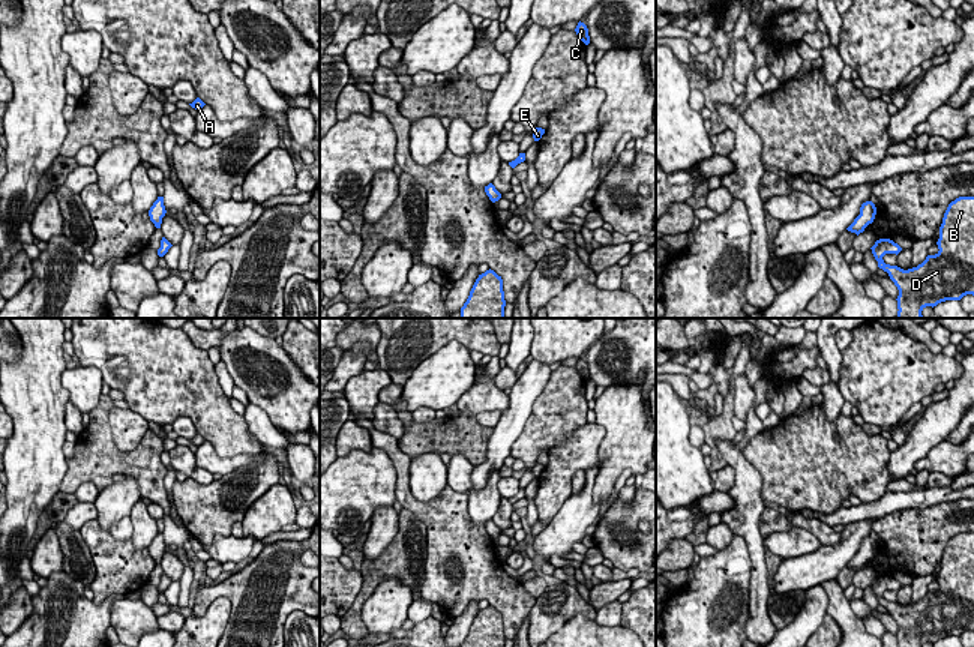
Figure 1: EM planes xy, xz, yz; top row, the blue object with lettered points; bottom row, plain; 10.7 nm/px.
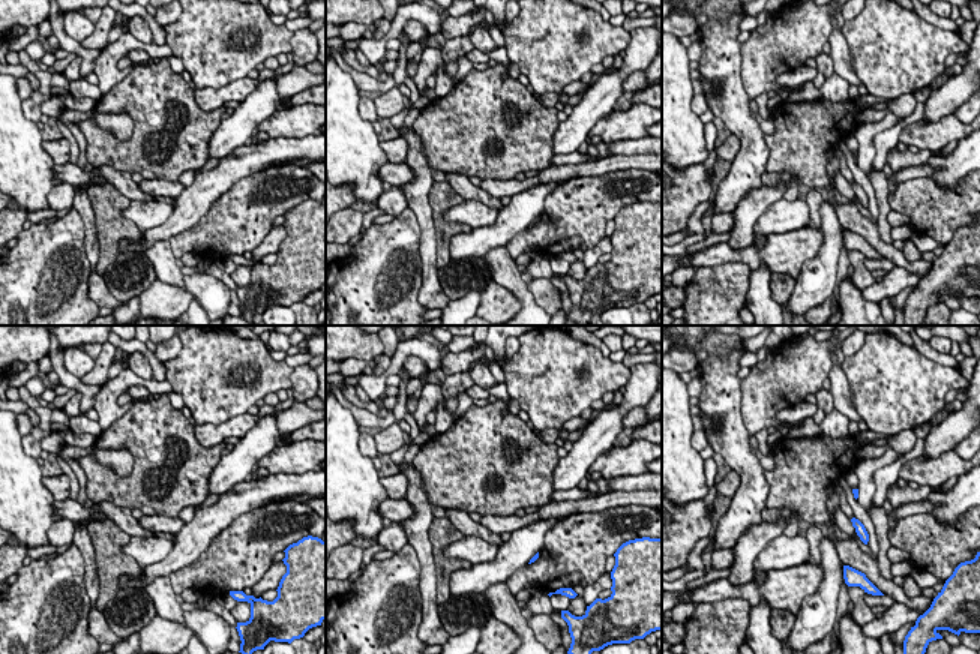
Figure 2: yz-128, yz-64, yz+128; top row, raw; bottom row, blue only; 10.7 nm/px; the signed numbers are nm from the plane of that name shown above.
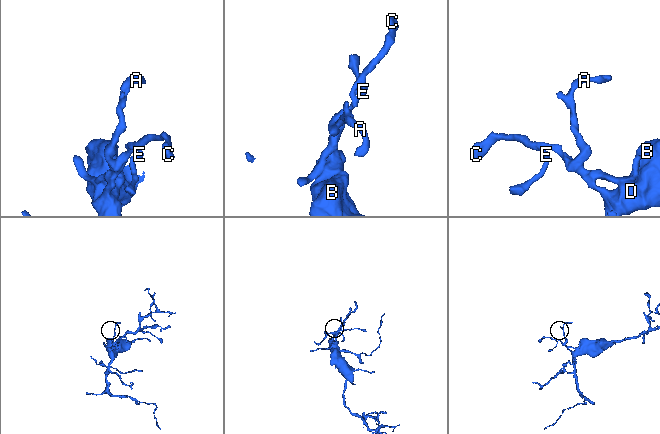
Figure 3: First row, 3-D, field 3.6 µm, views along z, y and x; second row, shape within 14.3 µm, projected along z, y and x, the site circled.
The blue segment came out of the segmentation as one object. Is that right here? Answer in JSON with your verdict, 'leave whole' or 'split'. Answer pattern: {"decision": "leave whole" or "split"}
{"decision": "split"}

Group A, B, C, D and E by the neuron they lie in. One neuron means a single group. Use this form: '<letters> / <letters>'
A / B C D E

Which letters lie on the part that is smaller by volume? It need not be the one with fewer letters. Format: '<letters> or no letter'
A

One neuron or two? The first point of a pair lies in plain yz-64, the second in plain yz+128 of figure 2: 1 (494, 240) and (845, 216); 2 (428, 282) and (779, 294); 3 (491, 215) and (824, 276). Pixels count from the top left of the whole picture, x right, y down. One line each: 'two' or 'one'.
1: two
2: two
3: two

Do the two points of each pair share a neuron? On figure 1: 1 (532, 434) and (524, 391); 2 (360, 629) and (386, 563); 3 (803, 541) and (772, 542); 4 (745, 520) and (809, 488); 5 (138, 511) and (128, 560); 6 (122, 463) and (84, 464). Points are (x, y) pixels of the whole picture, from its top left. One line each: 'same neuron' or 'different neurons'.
1: different neurons
2: same neuron
3: same neuron
4: different neurons
5: different neurons
6: same neuron

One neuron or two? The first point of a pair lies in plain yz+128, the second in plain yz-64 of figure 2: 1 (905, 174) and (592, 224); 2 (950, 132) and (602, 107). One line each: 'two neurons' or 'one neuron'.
1: two neurons
2: two neurons

